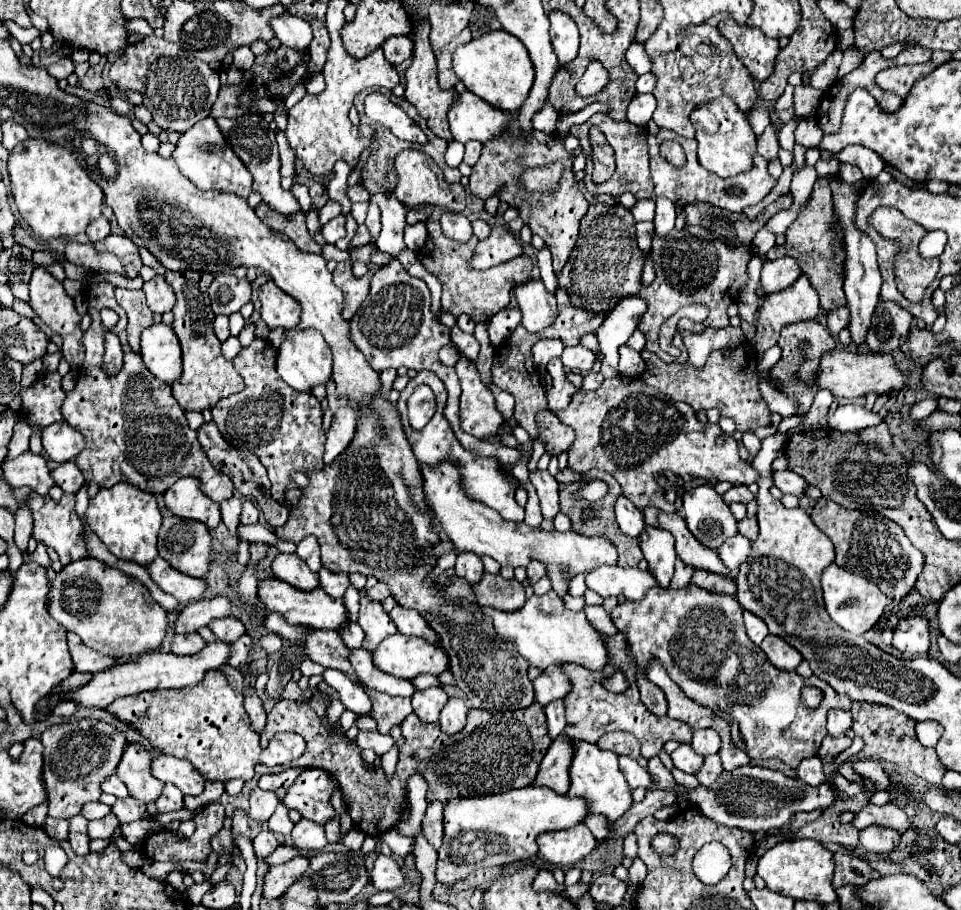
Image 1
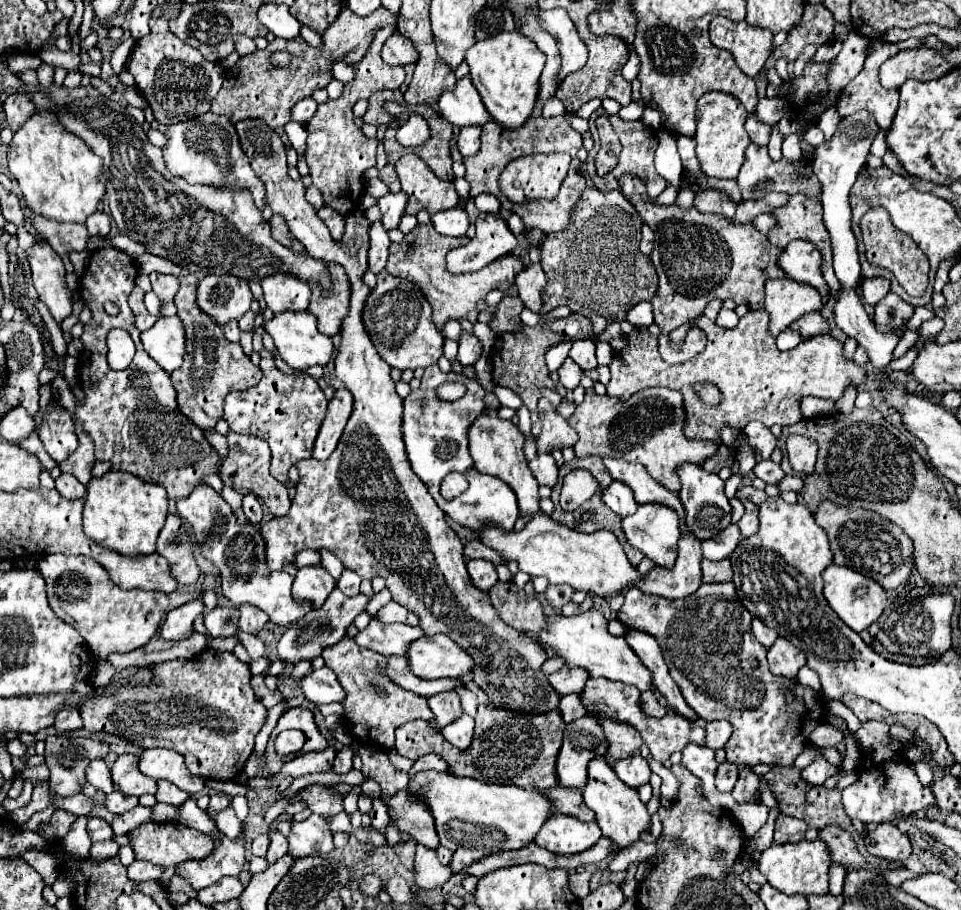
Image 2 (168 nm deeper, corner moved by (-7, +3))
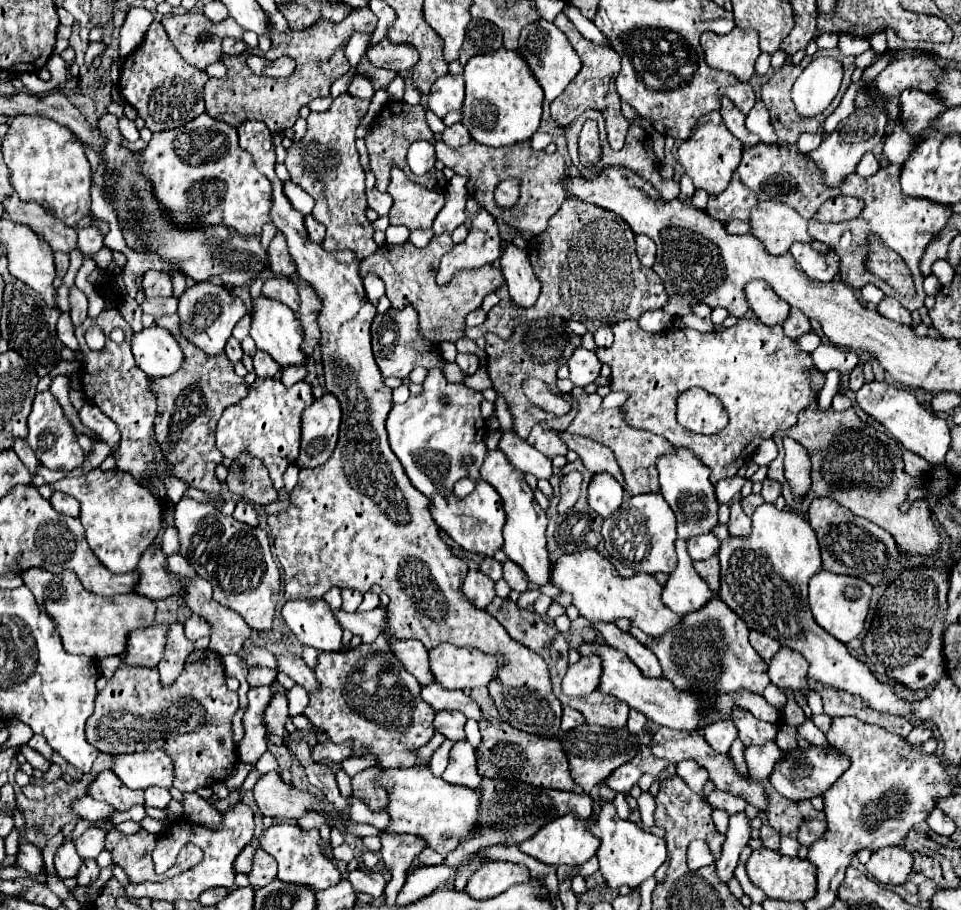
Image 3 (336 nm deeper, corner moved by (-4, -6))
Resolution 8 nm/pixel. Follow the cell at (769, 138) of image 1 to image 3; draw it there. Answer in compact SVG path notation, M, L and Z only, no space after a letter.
M723 98L721 104L723 104L721 106L721 116L723 116L723 122L729 128L729 132L735 138L739 138L745 148L757 146L759 144L759 136L747 130L747 126L745 126L745 114L741 114L741 110L737 110L727 98Z

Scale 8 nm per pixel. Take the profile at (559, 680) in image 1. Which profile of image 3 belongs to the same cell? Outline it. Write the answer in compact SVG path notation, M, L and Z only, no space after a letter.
M597 656L581 658L577 664L569 666L561 682L561 690L567 696L591 694L599 684L599 674L601 674L601 662Z

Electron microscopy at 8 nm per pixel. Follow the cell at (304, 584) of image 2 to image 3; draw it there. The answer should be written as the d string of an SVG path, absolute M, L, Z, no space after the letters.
M301 598L301 602L285 602L281 616L303 646L311 646L323 652L341 650L341 626L323 598Z

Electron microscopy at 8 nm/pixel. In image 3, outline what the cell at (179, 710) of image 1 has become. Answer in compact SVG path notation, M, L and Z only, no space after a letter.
M195 650L171 686L161 686L157 668L121 664L95 698L95 712L85 726L87 742L111 756L165 750L175 766L173 786L181 792L223 782L239 762L231 726L239 696L227 688L219 658L213 650Z

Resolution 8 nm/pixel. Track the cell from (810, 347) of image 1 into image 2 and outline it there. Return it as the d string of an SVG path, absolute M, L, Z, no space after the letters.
M806 313L804 317L796 319L796 321L790 325L790 329L798 331L804 339L814 337L814 335L818 335L818 333L828 333L828 331L830 331L828 321L826 321L820 313Z

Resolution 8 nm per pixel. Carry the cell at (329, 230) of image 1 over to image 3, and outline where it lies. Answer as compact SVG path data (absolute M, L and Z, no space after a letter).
M313 214L305 216L305 226L307 226L309 238L311 238L313 242L321 244L321 242L323 242L323 238L325 238L325 226L321 226L321 222L317 222L317 220L313 218Z

